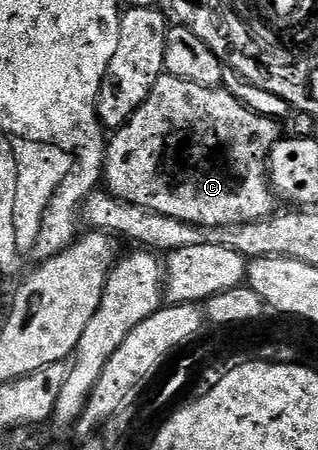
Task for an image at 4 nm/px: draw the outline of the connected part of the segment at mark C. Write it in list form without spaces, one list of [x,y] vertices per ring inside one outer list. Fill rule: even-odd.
[[[165,72],[160,79],[156,79],[156,87],[152,87],[152,95],[148,95],[148,99],[144,99],[144,103],[136,111],[136,115],[132,115],[129,123],[123,125],[111,136],[114,138],[109,138],[106,141],[106,158],[102,164],[104,185],[113,196],[120,198],[121,201],[131,201],[134,205],[144,207],[151,213],[180,219],[184,223],[198,225],[202,229],[215,229],[221,225],[243,225],[249,221],[261,221],[275,212],[276,194],[270,184],[268,162],[274,144],[282,140],[283,136],[284,130],[272,118],[265,117],[264,114],[257,113],[254,109],[249,109],[236,94],[229,93],[226,87],[201,85],[195,81],[180,79],[176,75]]]

